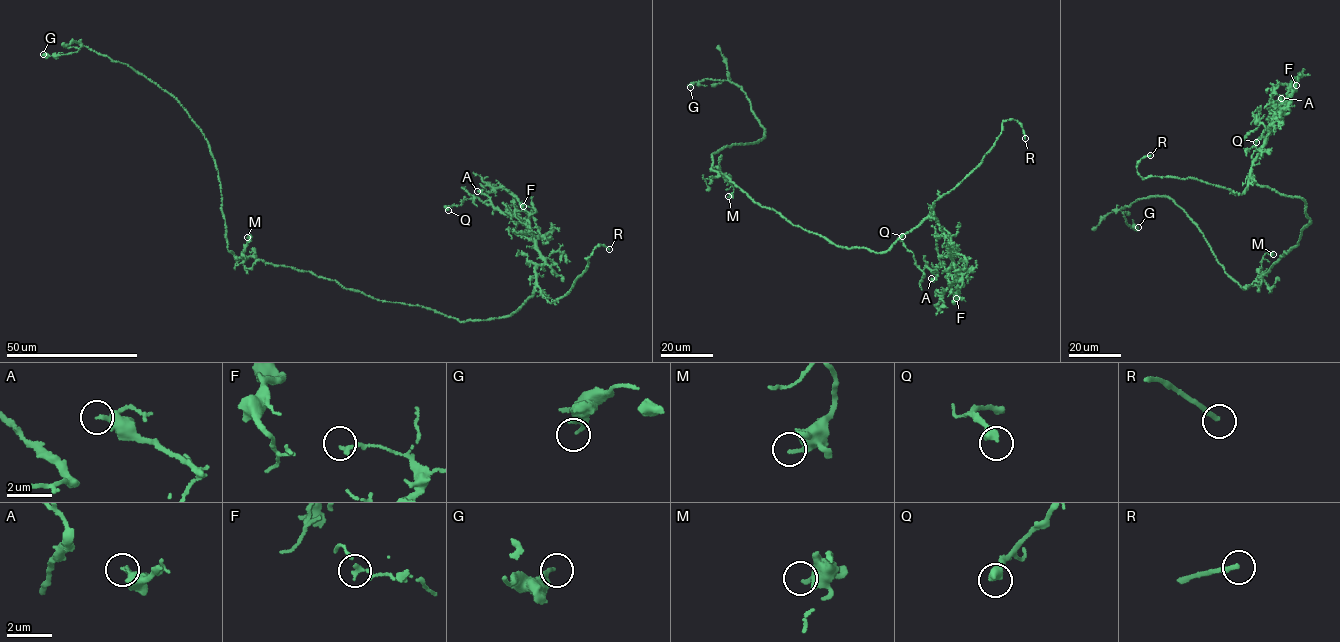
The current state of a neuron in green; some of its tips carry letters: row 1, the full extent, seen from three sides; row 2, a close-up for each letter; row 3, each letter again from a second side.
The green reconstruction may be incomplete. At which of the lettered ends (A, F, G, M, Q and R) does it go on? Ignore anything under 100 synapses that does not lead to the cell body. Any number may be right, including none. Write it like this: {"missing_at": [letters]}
{"missing_at": ["R"]}

